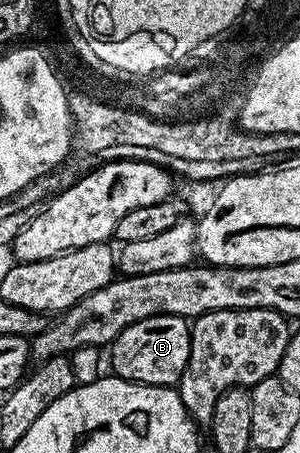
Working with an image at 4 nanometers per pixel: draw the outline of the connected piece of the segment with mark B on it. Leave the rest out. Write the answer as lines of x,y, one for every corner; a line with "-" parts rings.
153,315
125,327
108,347
113,374
133,383
174,387
188,365
191,324
181,315

